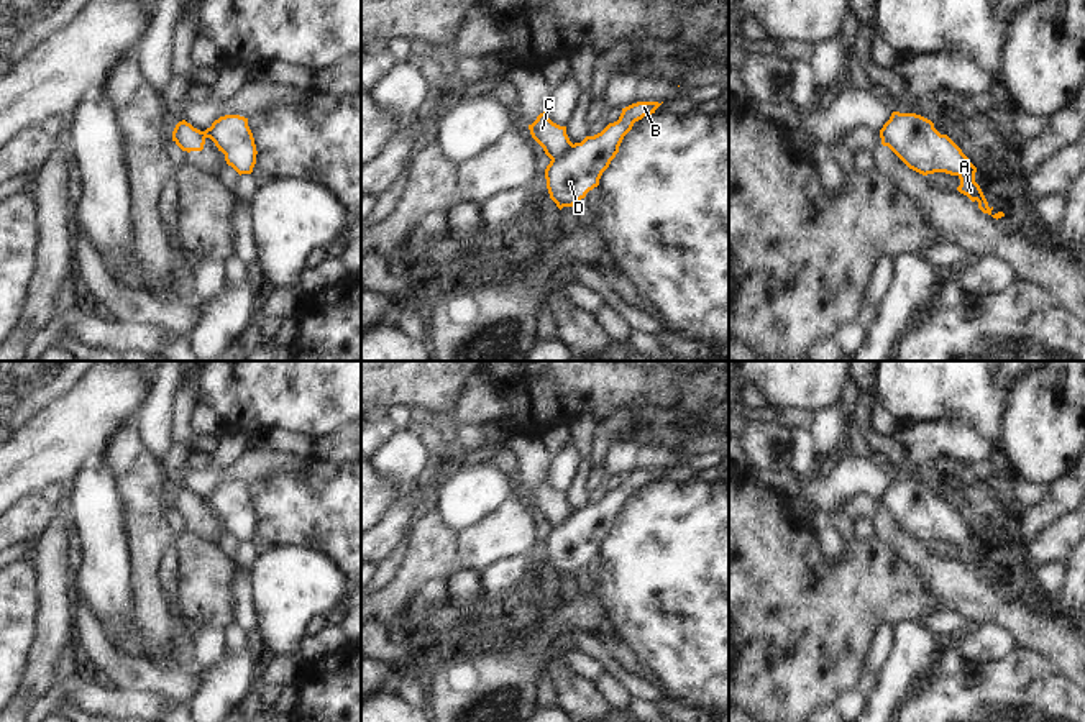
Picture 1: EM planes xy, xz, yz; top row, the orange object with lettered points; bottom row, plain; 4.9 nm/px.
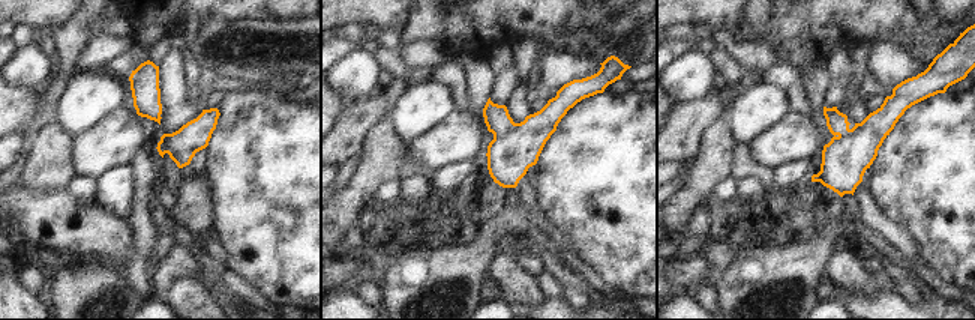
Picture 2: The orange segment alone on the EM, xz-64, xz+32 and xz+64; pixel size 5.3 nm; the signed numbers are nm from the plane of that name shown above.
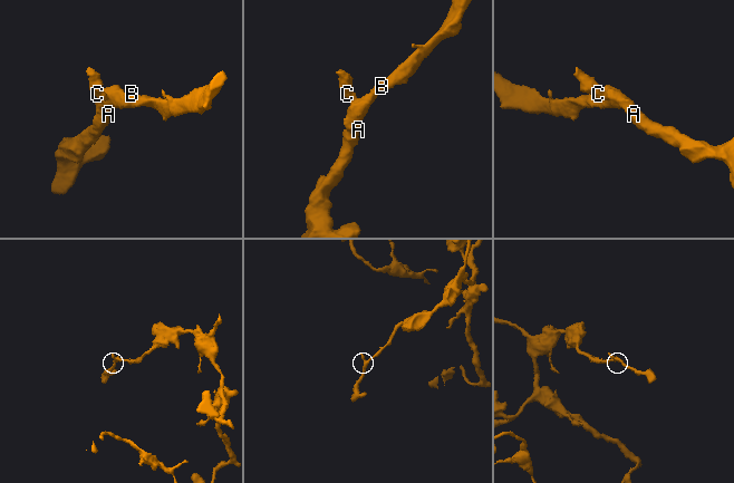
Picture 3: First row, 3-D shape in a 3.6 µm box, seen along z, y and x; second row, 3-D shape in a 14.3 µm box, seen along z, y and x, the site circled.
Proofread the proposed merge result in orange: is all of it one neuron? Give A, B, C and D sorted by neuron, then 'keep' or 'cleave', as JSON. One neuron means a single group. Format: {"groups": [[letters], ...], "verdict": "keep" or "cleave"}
{"groups": [["A", "B", "D"], ["C"]], "verdict": "cleave"}

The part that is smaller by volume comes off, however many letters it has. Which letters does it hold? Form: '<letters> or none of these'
C

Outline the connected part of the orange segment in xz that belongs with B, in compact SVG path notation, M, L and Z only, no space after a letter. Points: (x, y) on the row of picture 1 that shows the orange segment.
M637 102L625 108L617 121L609 123L601 133L575 143L560 159L552 159L545 169L550 199L561 210L573 207L589 190L599 185L602 172L619 153L624 136L634 123L655 113L662 103Z

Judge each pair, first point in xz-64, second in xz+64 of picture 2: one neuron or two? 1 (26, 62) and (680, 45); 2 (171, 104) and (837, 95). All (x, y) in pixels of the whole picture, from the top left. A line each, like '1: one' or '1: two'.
1: two
2: one

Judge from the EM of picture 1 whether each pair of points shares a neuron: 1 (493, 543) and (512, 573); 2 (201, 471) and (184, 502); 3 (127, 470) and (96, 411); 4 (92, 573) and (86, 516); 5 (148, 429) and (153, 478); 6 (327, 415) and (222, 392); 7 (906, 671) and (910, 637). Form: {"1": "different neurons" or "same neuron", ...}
{"1": "different neurons", "2": "different neurons", "3": "different neurons", "4": "same neuron", "5": "different neurons", "6": "same neuron", "7": "same neuron"}

